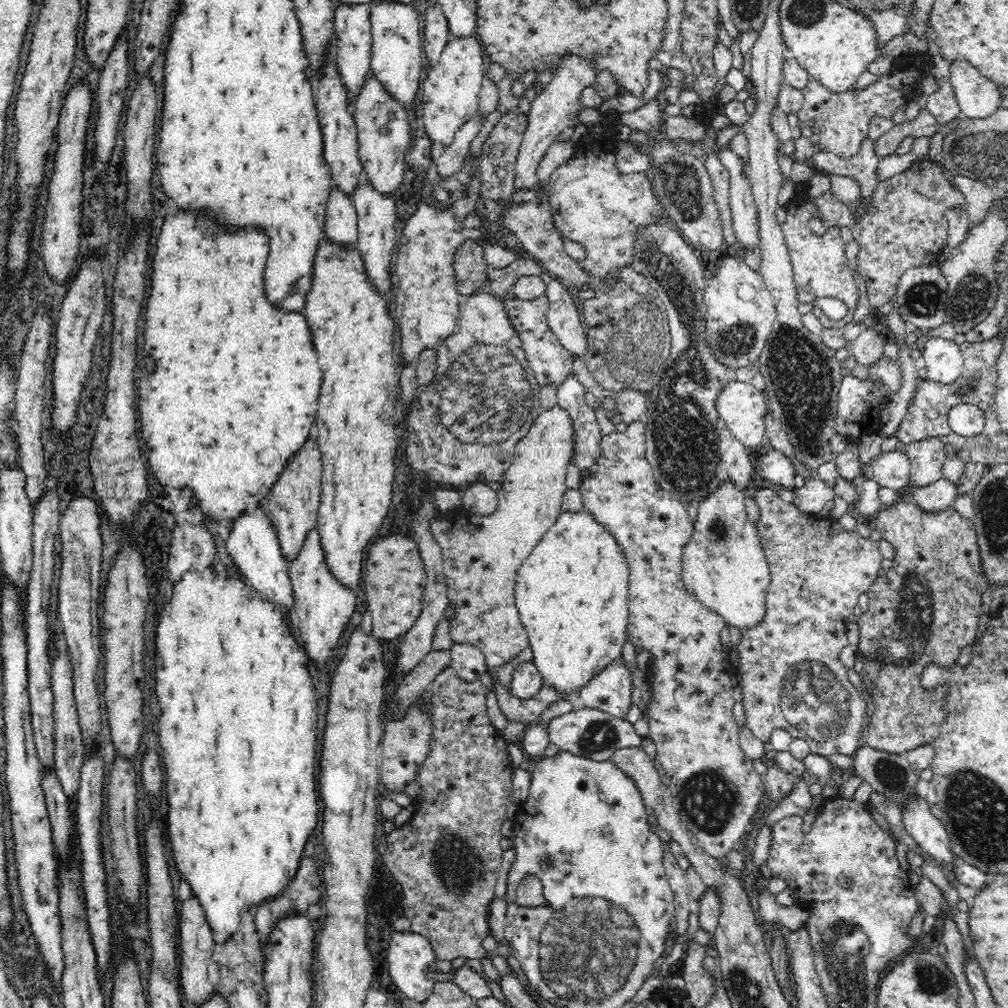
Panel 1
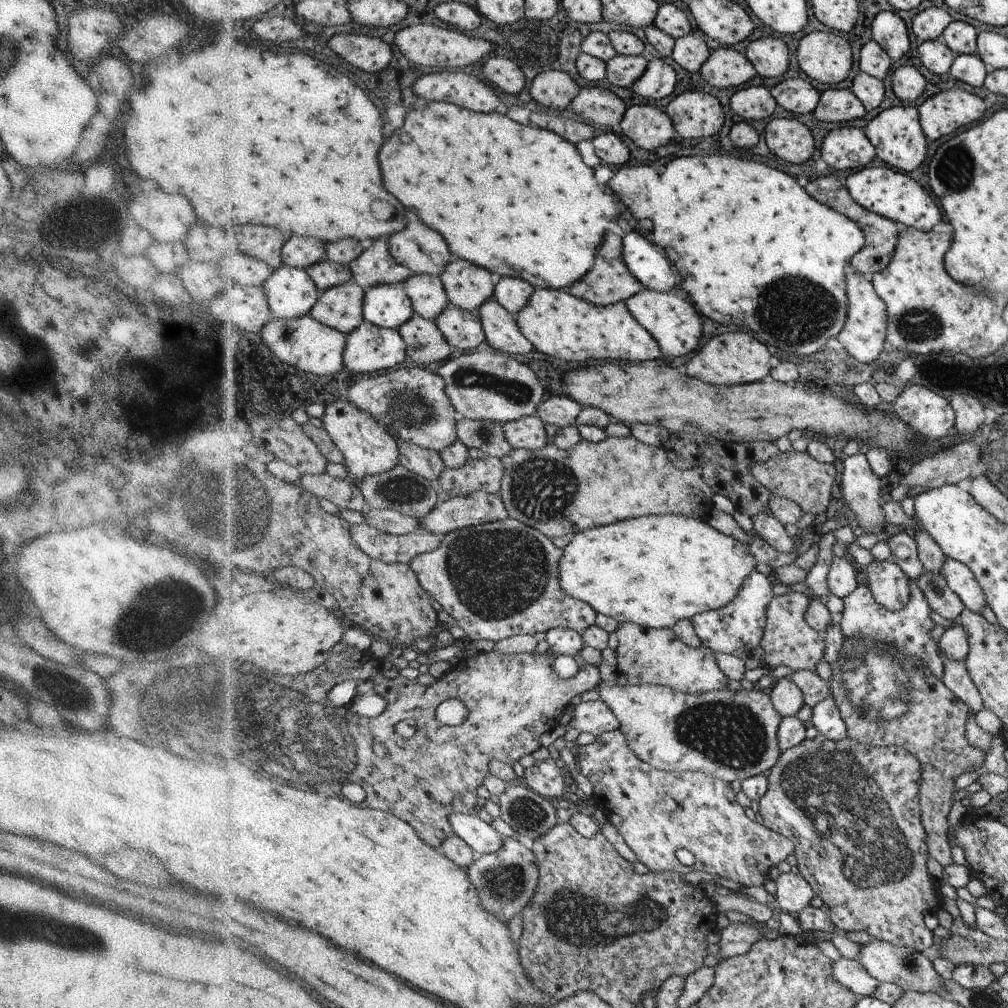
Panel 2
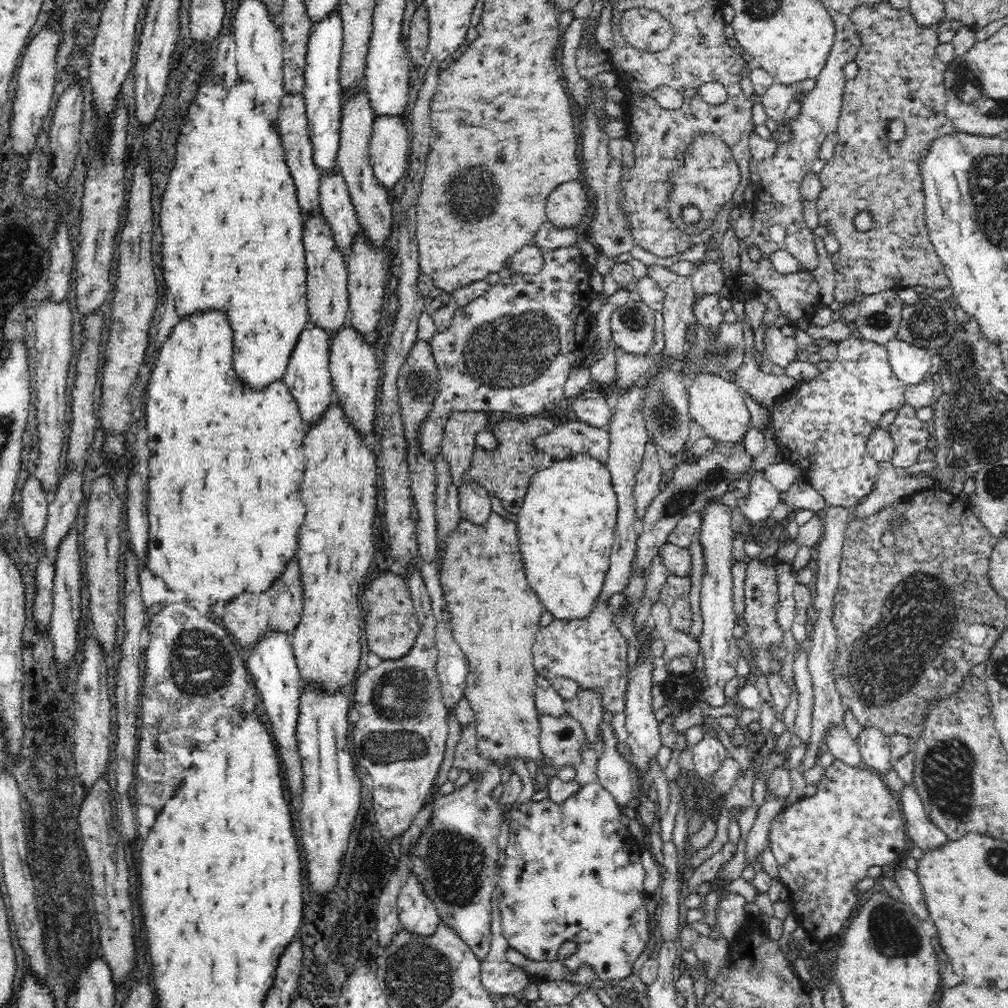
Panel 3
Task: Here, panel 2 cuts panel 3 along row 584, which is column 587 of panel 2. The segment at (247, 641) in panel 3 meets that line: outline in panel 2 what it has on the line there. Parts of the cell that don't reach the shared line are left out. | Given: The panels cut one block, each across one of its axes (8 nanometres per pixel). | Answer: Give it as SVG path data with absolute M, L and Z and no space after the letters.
M610 232L608 236L604 236L604 244L599 244L596 249L595 262L584 280L571 284L572 288L568 287L566 291L571 293L572 296L580 297L582 300L587 300L589 303L606 306L614 303L625 302L630 299L640 290L644 290L643 284L636 280L635 276L628 270L627 265L624 264L623 254L623 238L618 234Z

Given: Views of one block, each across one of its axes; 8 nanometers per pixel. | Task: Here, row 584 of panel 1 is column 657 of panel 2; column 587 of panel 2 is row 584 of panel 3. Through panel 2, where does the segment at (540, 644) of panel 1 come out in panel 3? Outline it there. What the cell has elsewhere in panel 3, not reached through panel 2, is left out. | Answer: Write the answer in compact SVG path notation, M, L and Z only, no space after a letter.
M578 454L569 456L568 460L555 461L550 468L535 472L530 476L527 488L528 492L514 521L517 524L519 549L528 582L532 588L536 588L535 593L540 596L544 609L554 619L580 619L591 612L611 562L619 502L610 471L597 458L589 454Z

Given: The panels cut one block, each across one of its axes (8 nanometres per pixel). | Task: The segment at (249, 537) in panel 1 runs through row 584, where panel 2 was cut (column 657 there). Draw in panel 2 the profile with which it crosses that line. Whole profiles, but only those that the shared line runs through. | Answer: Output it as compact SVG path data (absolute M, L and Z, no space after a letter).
M638 229L628 233L623 238L623 254L622 258L624 264L627 265L628 270L632 276L636 277L643 284L644 289L658 292L670 292L676 286L677 274L672 272L670 262L664 258L665 254L662 251L656 250L656 245L650 244L648 238L642 238L642 232Z

